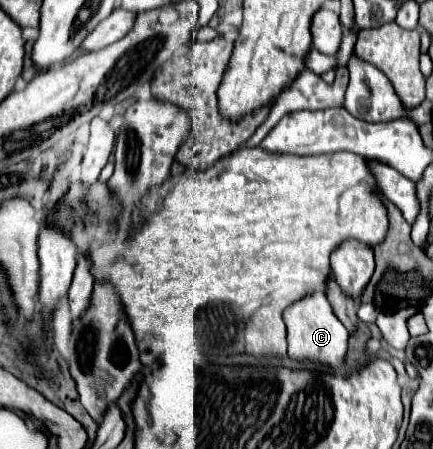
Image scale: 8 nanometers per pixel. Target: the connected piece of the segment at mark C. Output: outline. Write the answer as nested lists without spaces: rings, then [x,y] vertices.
[[[317,292],[301,302],[295,302],[285,310],[285,324],[287,324],[287,342],[289,342],[289,356],[297,362],[315,362],[329,368],[341,368],[347,356],[347,340],[349,332],[337,320],[331,310],[331,304],[325,294]]]

